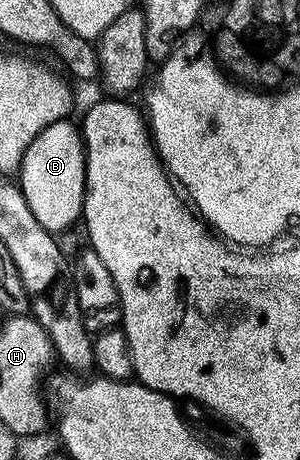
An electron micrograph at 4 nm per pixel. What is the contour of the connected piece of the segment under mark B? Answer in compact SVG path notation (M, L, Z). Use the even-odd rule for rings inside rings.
M69 119L47 125L31 145L21 162L19 186L27 205L43 229L60 233L80 220L85 206L85 141L80 126Z

